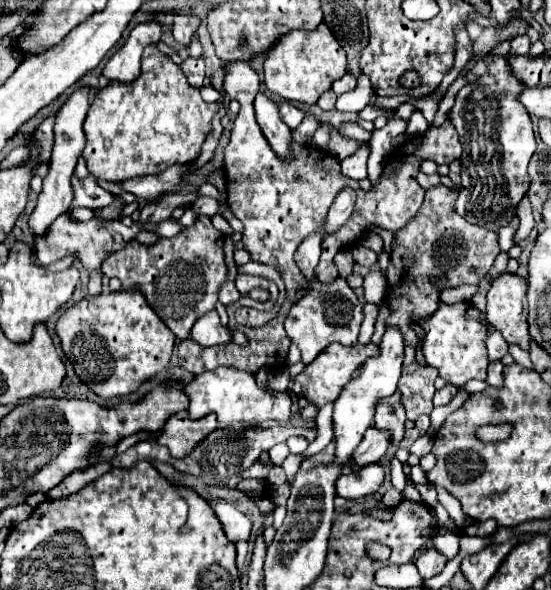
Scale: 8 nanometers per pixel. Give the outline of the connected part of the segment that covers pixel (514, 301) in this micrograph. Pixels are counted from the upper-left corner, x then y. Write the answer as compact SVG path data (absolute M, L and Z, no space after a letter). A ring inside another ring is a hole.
M512 273L498 275L488 291L486 317L502 333L506 343L516 343L528 351L530 335L526 315L526 279Z

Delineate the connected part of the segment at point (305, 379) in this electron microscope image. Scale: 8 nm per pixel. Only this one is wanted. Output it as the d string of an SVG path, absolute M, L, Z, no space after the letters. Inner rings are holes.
M372 341L366 343L366 345L356 343L352 347L344 347L340 343L330 343L310 365L304 367L304 371L296 377L296 381L302 385L302 391L304 391L306 399L316 403L318 407L322 407L324 403L334 401L340 395L340 389L350 381L352 371L374 353L378 353L378 345L374 345Z

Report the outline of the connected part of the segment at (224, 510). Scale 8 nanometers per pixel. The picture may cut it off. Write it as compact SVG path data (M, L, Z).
M214 503L212 507L214 507L216 517L220 517L220 523L224 527L224 533L230 537L232 543L248 541L250 539L252 523L250 523L250 519L242 511L238 511L230 503Z

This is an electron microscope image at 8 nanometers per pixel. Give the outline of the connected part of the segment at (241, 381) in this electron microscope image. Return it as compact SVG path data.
M220 367L214 371L202 373L194 377L184 389L190 397L190 407L188 407L190 417L196 419L196 417L206 417L208 413L216 413L220 429L244 431L248 427L256 427L264 419L278 419L278 421L290 419L292 397L286 391L258 387L256 377L252 373L240 371L236 367Z

